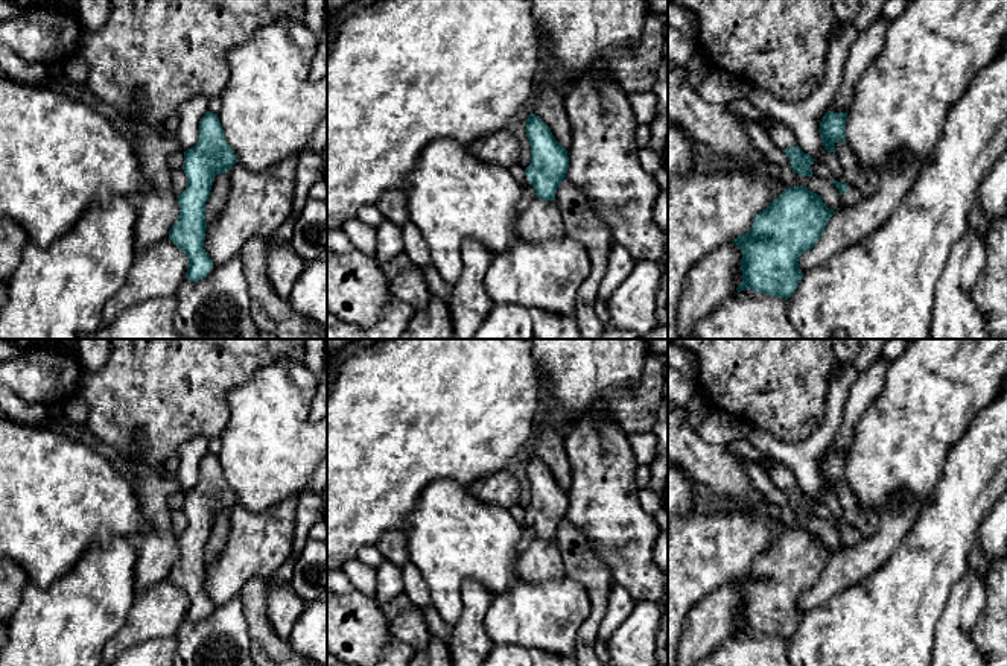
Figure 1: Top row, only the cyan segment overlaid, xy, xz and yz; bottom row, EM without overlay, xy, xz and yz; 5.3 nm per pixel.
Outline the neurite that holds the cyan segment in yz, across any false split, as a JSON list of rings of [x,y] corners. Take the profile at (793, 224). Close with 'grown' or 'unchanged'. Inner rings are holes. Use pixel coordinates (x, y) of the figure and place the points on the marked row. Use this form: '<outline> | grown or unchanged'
[[[803,186],[785,189],[779,198],[754,216],[747,234],[732,240],[742,252],[742,283],[736,290],[751,289],[783,300],[791,298],[805,275],[799,268],[799,257],[817,245],[834,214],[835,211],[824,205],[820,195]]] | unchanged

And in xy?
[[[207,111],[199,122],[198,143],[184,152],[183,170],[187,186],[178,196],[179,217],[169,231],[169,239],[189,257],[186,277],[192,281],[205,278],[213,268],[213,260],[204,249],[205,202],[214,176],[228,172],[236,163],[236,154],[224,137],[218,114]]] | unchanged

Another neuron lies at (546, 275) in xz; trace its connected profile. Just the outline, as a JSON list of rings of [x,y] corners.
[[[520,237],[511,248],[496,254],[485,275],[485,289],[496,304],[538,309],[560,316],[572,316],[577,293],[592,269],[589,252],[570,237],[526,242]]]

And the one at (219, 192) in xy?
[[[228,172],[218,173],[214,176],[214,181],[213,181],[213,186],[210,190],[210,196],[205,202],[207,224],[214,222],[221,216],[221,213],[228,201],[228,195],[230,195],[230,175],[228,175]]]

